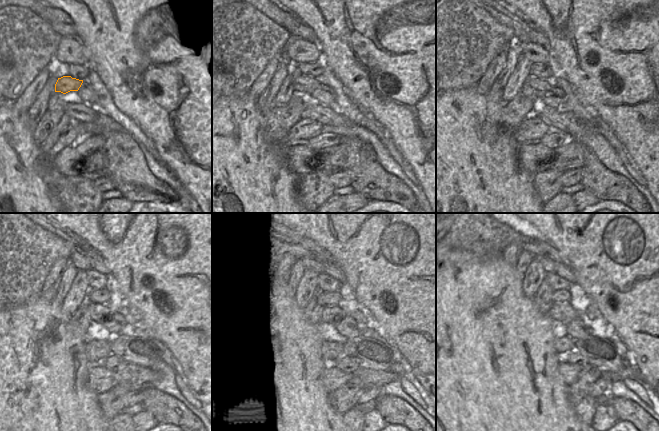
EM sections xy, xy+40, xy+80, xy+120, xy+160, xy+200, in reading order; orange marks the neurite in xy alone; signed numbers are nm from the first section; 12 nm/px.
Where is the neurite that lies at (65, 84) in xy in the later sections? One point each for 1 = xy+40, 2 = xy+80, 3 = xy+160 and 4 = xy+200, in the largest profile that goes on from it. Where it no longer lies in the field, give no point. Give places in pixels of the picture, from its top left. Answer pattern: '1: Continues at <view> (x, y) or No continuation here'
1: Continues at xy+40 (307, 85)
2: Continues at xy+80 (533, 87)
3: Continues at xy+160 (346, 325)
4: Continues at xy+200 (564, 313).

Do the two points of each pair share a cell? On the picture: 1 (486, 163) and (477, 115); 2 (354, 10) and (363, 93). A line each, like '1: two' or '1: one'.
1: one
2: one

